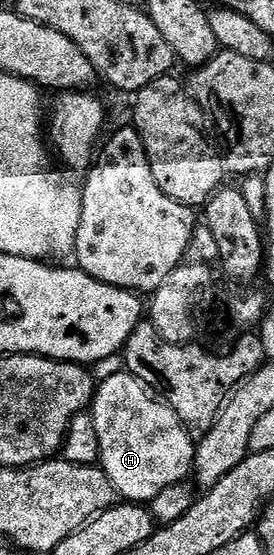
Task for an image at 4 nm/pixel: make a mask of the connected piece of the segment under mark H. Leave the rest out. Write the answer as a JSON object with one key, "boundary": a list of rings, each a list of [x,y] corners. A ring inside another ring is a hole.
{"boundary":[[[120,369],[104,384],[95,388],[95,396],[90,404],[90,414],[94,421],[94,429],[98,429],[98,445],[100,446],[99,466],[106,477],[116,486],[117,496],[137,505],[147,504],[162,489],[175,483],[183,483],[193,474],[193,463],[197,444],[187,427],[170,409],[167,403],[153,396],[142,381],[138,381],[127,370]]]}

